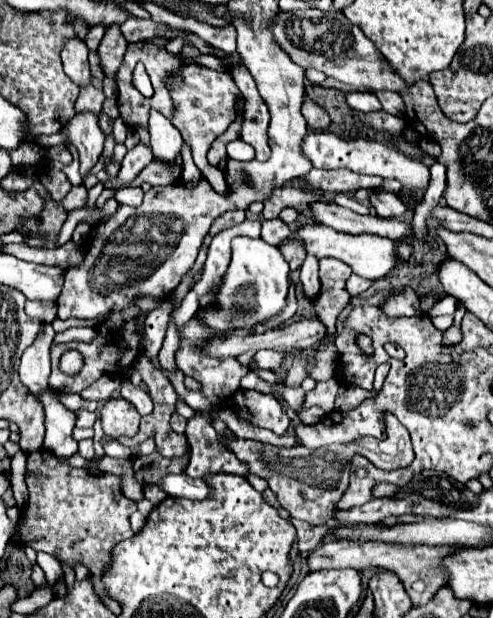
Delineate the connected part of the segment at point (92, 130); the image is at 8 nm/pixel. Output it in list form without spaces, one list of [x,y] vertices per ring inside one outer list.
[[[92,113],[76,115],[66,125],[66,133],[68,133],[68,141],[78,149],[80,175],[82,179],[86,179],[90,175],[90,169],[96,165],[106,139],[98,127],[98,117]]]

